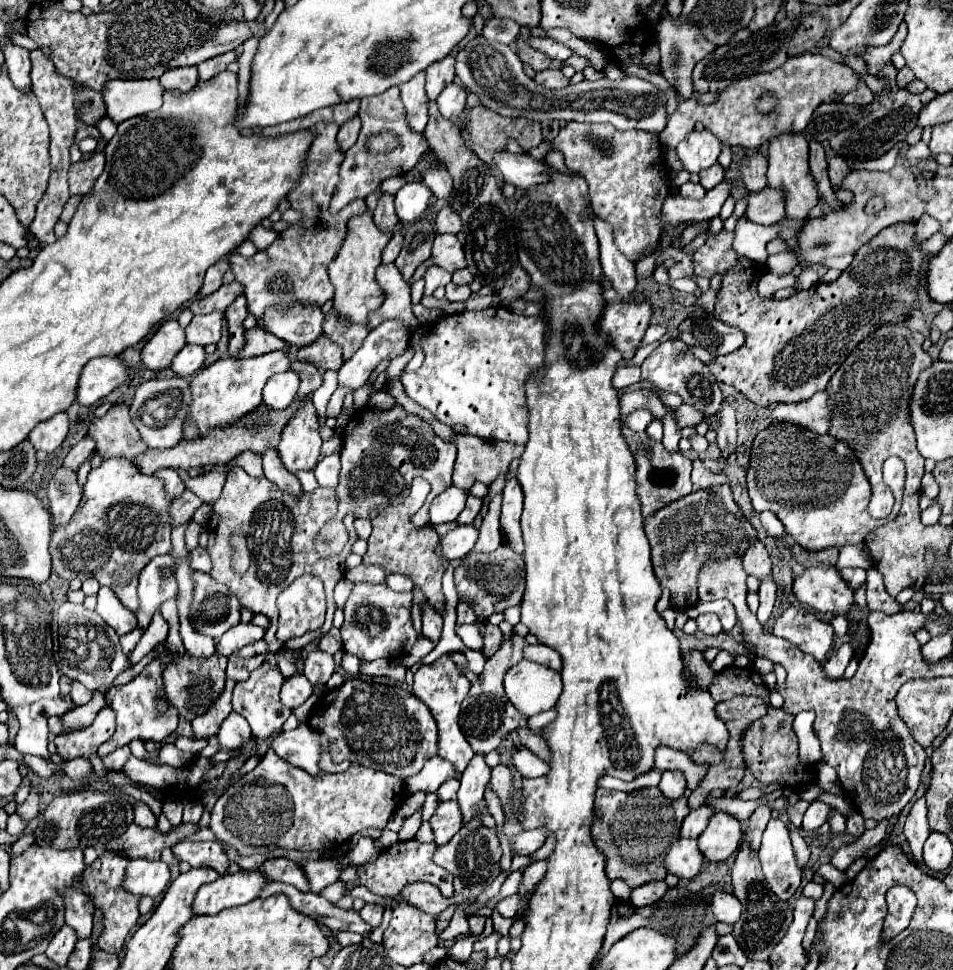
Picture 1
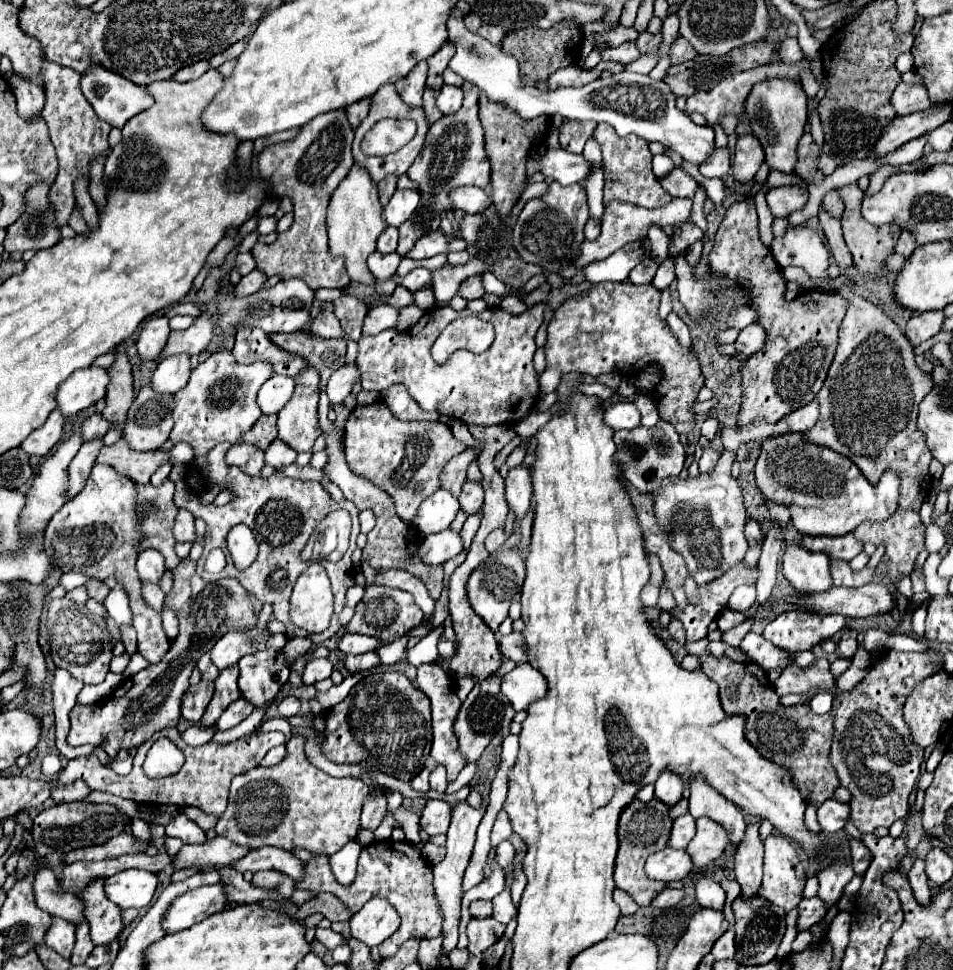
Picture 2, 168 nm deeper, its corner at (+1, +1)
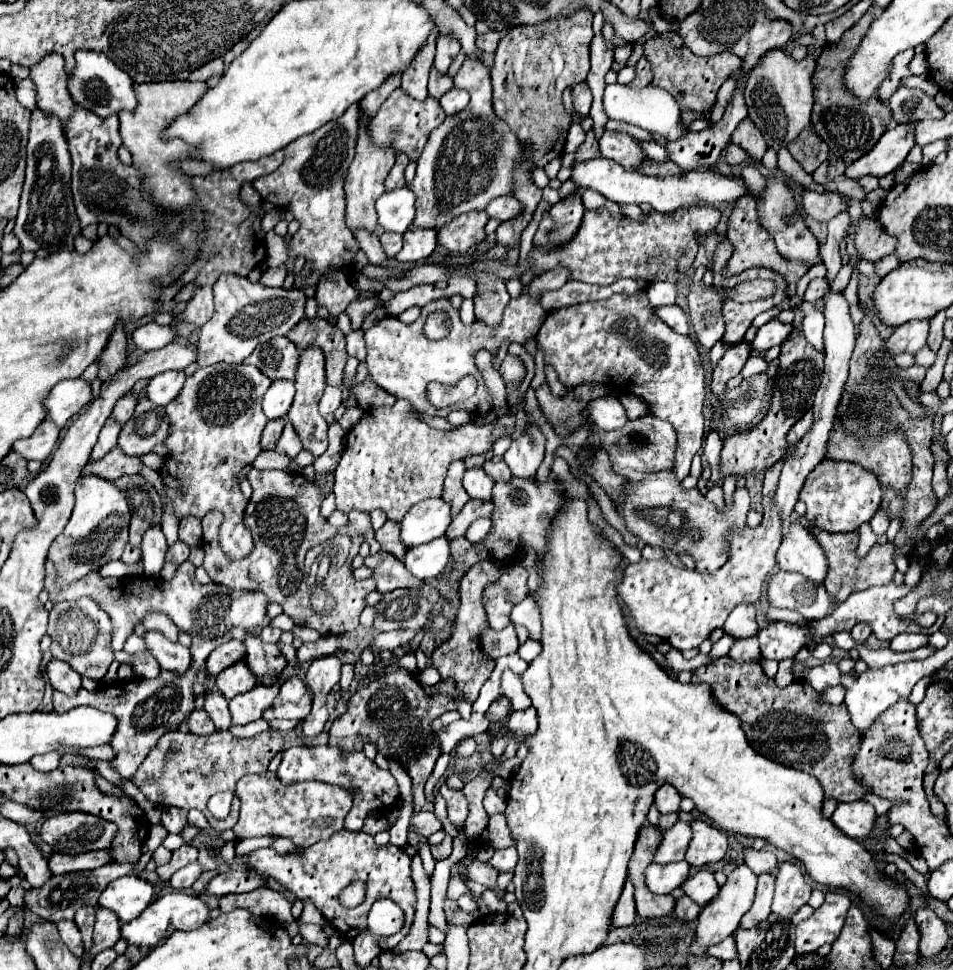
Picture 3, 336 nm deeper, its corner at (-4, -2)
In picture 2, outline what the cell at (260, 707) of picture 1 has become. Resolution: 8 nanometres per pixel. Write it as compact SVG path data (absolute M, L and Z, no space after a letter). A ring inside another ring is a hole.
M259 651L239 659L239 689L241 697L255 709L271 709L277 693L287 683L289 667L281 651Z

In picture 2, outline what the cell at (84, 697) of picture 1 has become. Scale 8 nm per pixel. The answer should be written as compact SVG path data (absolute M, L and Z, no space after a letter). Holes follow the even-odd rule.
M57 669L53 675L53 713L55 716L55 744L59 753L67 759L73 759L77 755L89 755L89 753L101 753L101 749L95 751L95 747L69 747L67 745L68 730L70 730L69 713L75 707L75 699L83 689L83 683L75 677L71 677L65 669Z

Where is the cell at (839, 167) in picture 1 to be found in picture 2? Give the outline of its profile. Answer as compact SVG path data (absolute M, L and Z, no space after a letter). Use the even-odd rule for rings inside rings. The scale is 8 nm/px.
M833 189L823 197L823 207L833 215L833 217L841 217L843 213L843 199L839 197L839 191Z

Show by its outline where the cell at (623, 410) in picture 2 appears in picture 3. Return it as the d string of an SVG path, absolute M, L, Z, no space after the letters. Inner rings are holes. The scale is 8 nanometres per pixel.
M604 396L592 400L588 404L588 420L600 426L600 430L618 430L628 422L626 410L616 396Z

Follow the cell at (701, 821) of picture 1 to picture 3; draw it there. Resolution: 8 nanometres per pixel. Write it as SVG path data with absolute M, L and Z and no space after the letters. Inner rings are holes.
M676 822L672 828L668 828L656 848L654 854L654 862L656 864L670 864L670 862L678 862L684 860L684 852L686 846L690 842L692 830L688 822Z

